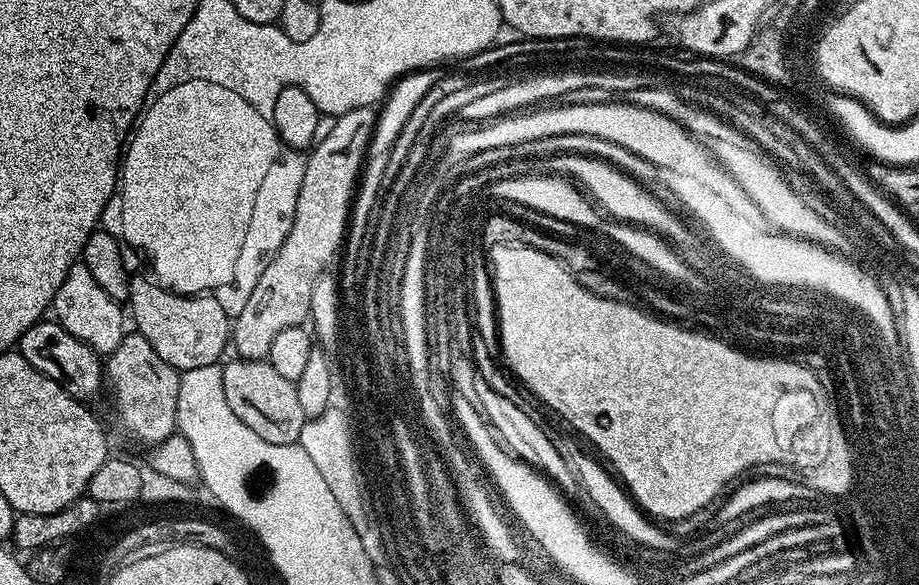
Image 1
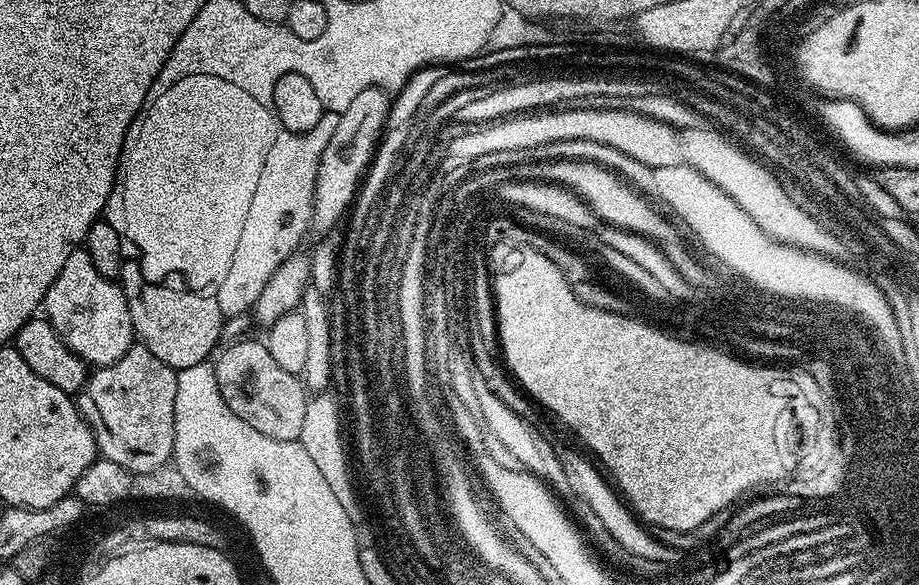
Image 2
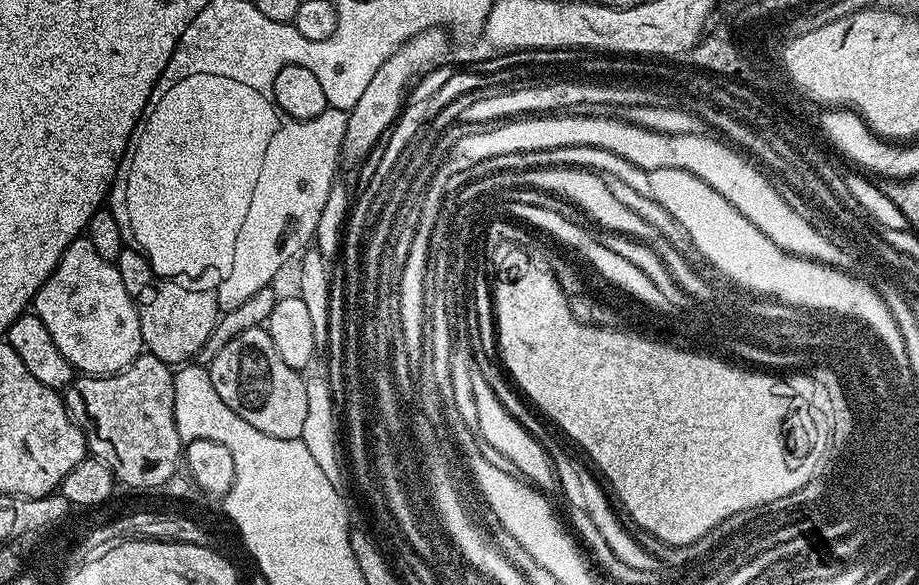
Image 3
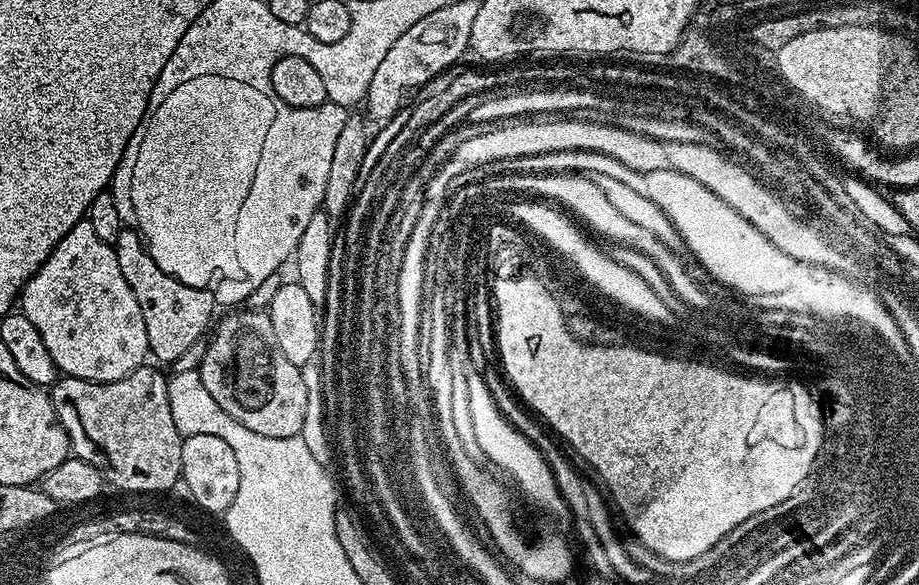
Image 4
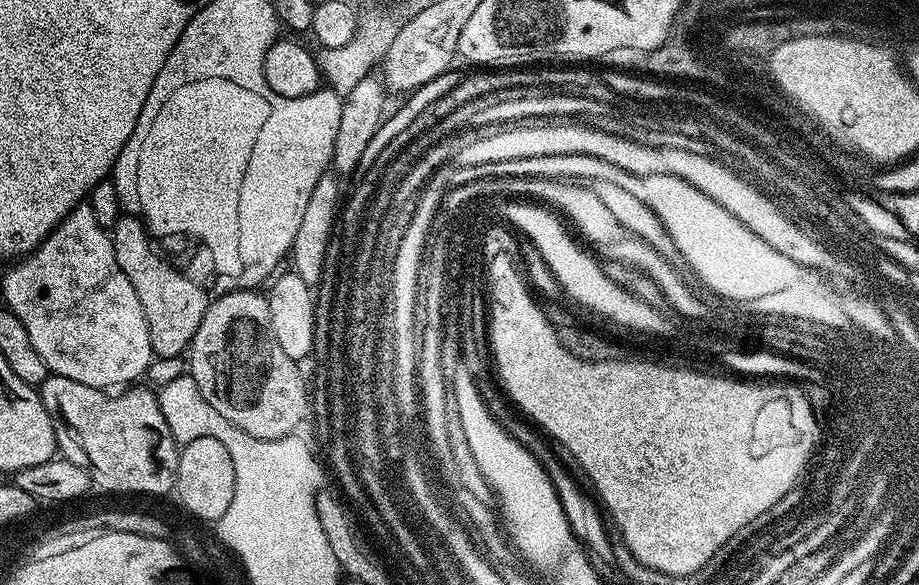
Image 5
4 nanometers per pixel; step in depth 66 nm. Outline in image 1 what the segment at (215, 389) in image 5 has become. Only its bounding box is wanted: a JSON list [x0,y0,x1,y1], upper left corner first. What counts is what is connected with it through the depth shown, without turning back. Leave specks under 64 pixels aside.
[222,358,306,444]

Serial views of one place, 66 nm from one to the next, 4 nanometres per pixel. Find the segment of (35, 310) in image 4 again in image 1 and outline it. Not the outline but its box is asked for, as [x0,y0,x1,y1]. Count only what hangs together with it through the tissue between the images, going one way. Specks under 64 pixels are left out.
[51,262,126,354]

